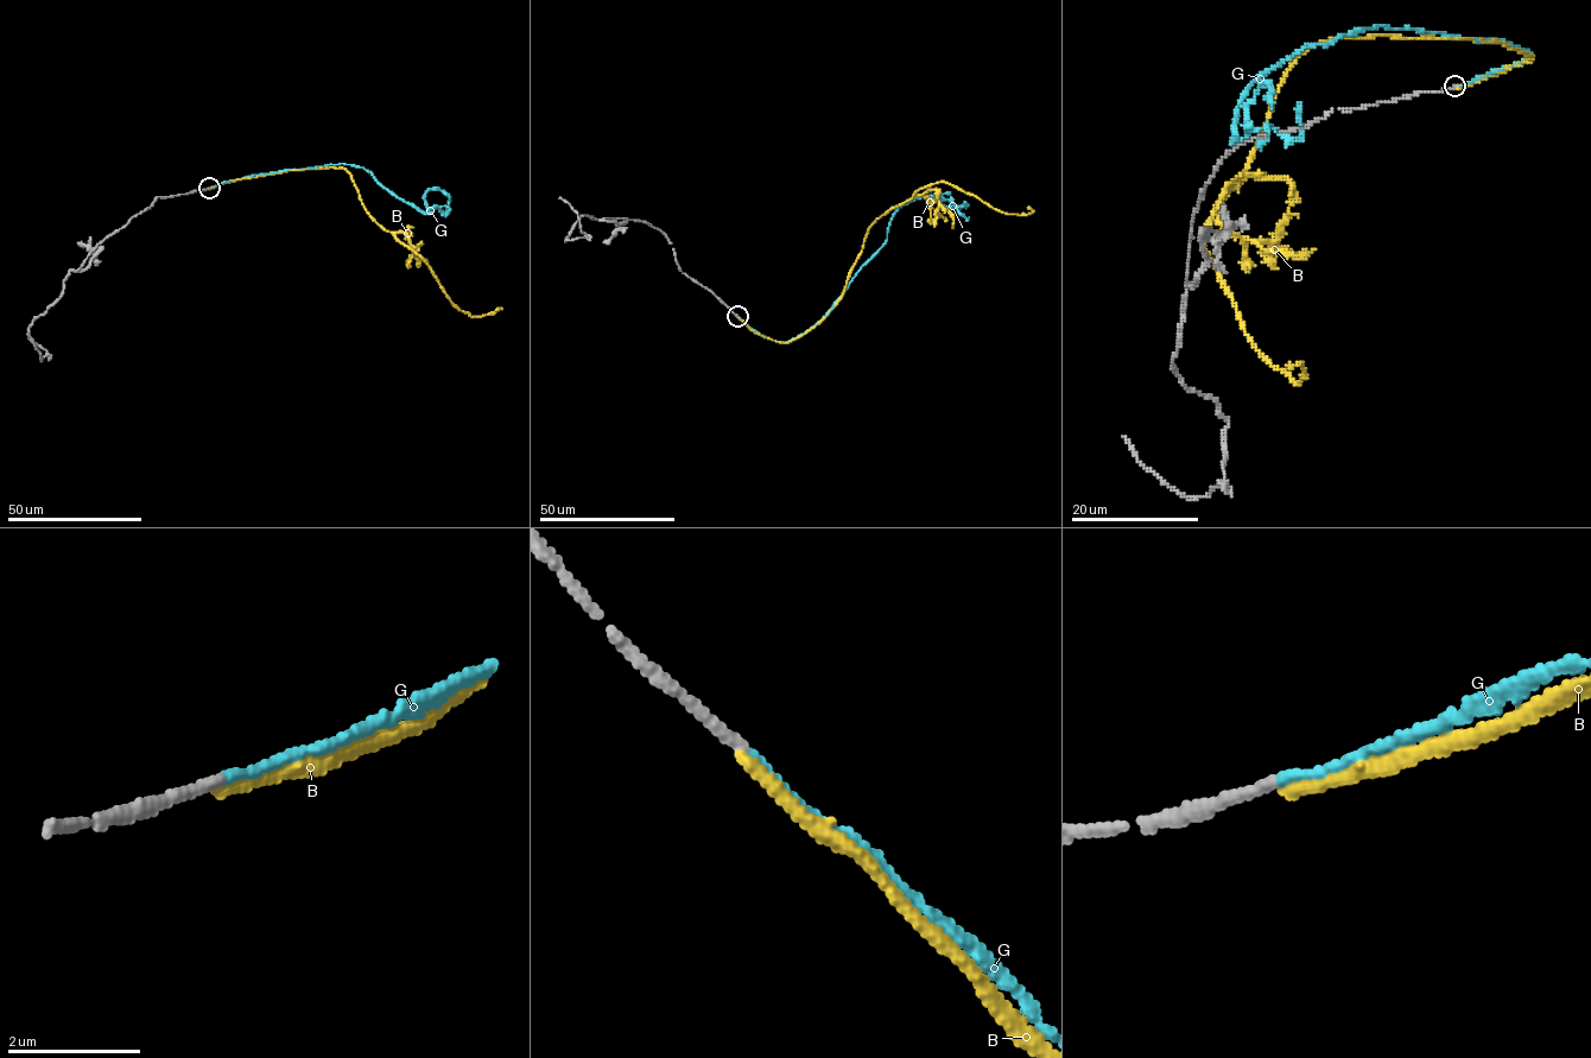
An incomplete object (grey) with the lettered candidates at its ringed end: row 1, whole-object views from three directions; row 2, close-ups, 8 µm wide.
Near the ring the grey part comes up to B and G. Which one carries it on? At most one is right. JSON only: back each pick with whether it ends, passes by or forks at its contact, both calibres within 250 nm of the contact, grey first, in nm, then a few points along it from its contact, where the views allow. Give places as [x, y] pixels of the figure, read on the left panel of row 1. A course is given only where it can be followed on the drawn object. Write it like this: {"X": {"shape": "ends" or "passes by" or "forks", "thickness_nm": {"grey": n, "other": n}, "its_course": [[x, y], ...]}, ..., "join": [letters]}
{"G": {"shape": "ends", "thickness_nm": {"grey": 160, "other": 140}, "its_course": [[209, 188], [340, 163], [369, 171], [423, 210], [429, 189], [443, 190], [449, 198]]}, "join": ["G"]}

